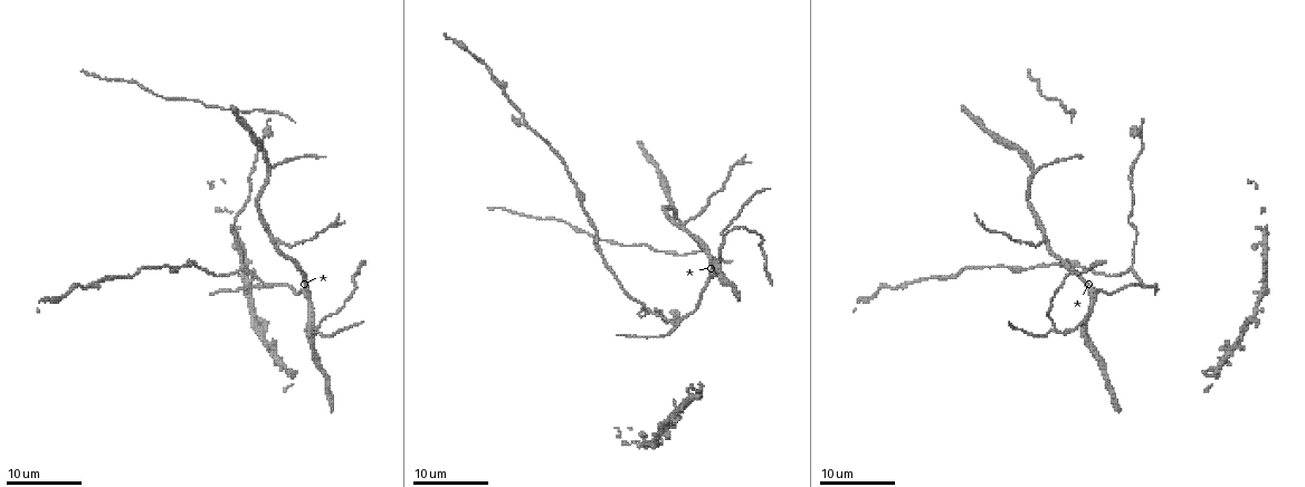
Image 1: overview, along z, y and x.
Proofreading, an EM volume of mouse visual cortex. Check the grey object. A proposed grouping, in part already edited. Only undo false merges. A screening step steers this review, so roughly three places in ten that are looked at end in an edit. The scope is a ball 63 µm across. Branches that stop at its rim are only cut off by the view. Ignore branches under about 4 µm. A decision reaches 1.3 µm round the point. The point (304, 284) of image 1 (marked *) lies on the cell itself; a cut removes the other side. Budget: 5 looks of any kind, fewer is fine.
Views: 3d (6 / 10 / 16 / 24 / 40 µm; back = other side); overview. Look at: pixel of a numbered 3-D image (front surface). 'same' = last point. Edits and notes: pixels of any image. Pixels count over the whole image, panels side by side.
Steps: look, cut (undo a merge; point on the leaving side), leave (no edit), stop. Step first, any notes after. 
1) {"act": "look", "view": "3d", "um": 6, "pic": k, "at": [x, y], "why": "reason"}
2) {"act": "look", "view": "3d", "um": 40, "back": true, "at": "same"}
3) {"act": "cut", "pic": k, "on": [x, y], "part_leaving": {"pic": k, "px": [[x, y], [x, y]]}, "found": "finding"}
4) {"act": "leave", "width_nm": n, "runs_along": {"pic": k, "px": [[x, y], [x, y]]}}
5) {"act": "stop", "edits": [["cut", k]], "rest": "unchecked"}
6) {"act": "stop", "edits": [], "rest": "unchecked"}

{"act": "look", "view": "3d", "um": 16, "pic": 1, "at": [279, 240]}

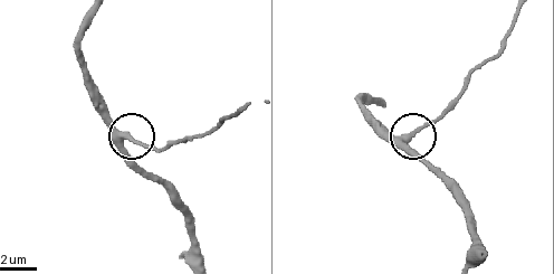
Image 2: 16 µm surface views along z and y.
{"act": "look", "view": "3d", "um": 6, "pic": 2, "at": [130, 139]}

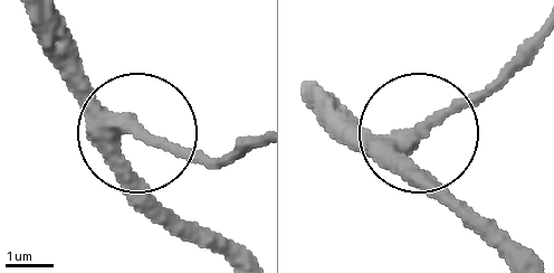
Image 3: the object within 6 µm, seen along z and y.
{"act": "leave", "width_nm": 330, "found": "continuous, no second cell"}

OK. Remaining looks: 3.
{"act": "look", "view": "3d", "um": 24, "pic": 1, "at": [674, 323]}

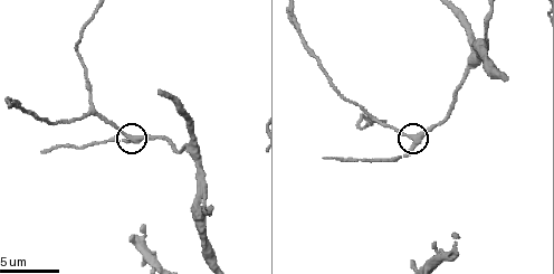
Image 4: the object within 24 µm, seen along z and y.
{"act": "look", "view": "3d", "um": 6, "pic": 4, "at": [132, 138], "why": "closer look"}

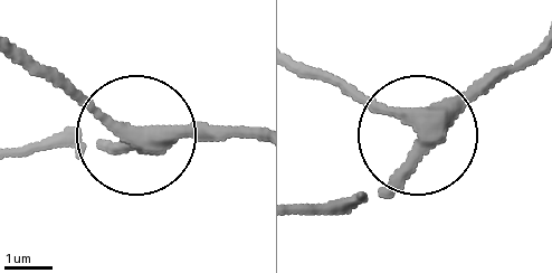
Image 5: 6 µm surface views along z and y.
{"act": "leave", "arms": 3, "runs_along": {"pic": 5, "px": [[250, 138], [49, 149]]}, "found": "continuous, no second cell"}

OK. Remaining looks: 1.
{"act": "look", "view": "3d", "um": 6, "pic": 4, "at": [204, 197], "why": "branch point"}

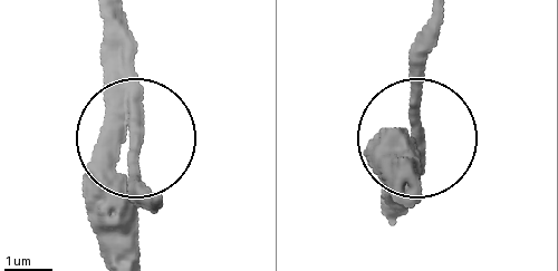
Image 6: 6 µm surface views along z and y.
{"act": "leave", "runs_along": {"pic": 6, "px": [[104, 23], [104, 96], [132, 139], [115, 167], [115, 251]]}, "found": "one cell here"}

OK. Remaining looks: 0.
{"act": "stop", "edits": [], "rest": "unchecked"}

